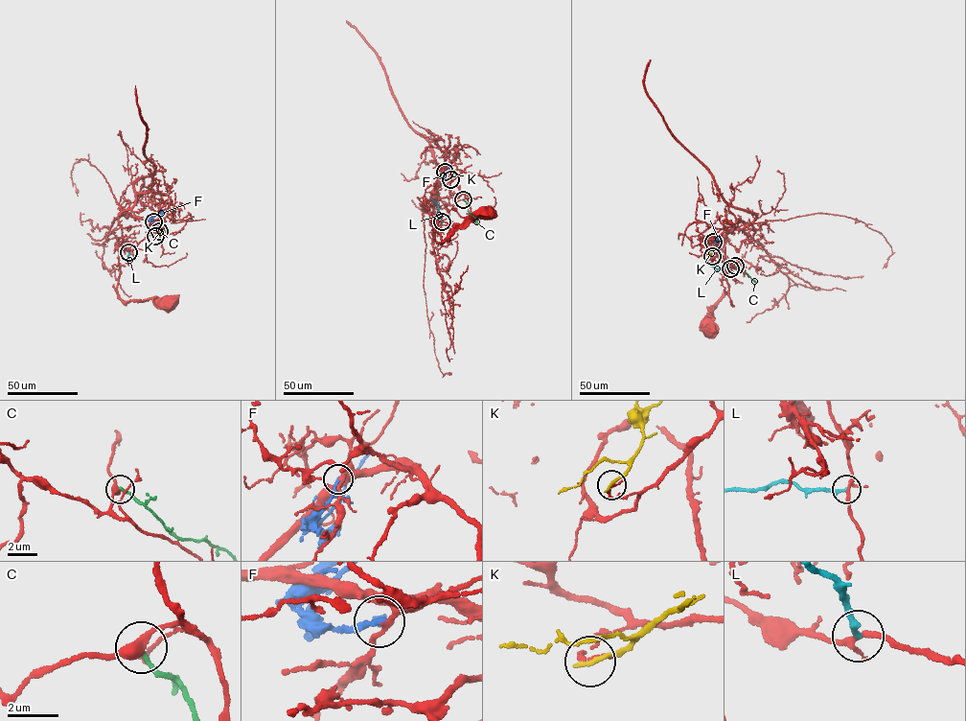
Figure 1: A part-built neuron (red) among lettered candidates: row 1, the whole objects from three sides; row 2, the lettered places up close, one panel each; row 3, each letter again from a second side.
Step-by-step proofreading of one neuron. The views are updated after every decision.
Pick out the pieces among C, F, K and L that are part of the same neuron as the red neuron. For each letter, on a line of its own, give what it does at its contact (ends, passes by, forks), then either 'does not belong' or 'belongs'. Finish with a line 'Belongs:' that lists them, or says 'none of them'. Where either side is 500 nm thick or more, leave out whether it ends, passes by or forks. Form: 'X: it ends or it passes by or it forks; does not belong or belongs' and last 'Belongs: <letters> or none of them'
C: it ends; does not belong
F: it ends; does not belong
K: it ends; does not belong
L: it ends; does not belong
Belongs: none of them

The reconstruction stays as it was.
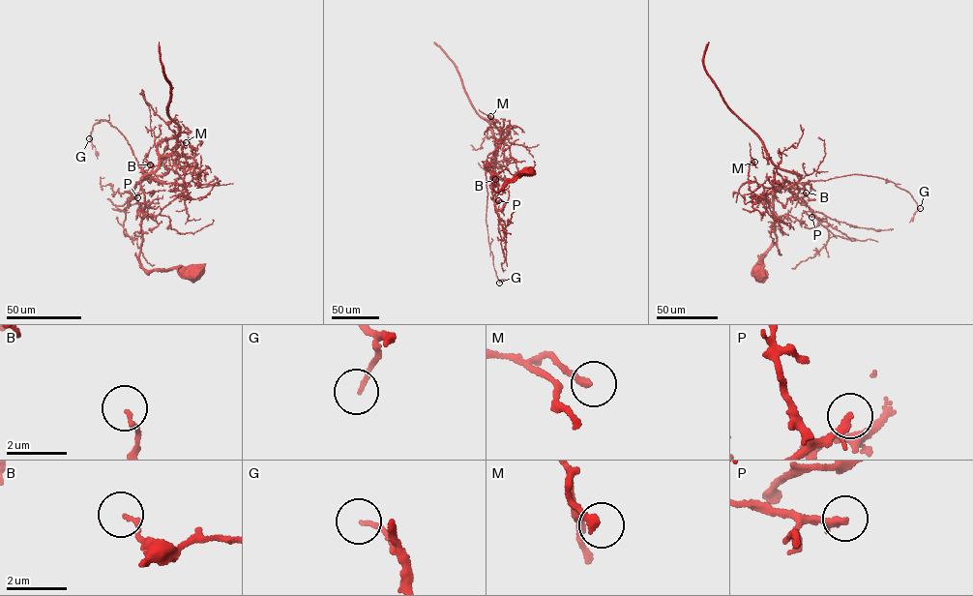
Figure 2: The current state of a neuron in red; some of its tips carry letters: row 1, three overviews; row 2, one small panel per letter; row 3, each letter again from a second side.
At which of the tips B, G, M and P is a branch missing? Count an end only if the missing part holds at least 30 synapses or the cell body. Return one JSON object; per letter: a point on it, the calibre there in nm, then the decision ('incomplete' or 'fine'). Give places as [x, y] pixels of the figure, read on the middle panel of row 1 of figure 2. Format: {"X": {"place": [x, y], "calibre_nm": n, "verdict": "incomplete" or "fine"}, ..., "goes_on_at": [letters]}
{"B": {"place": [495, 179], "calibre_nm": 140, "verdict": "fine"}, "G": {"place": [499, 283], "calibre_nm": 130, "verdict": "fine"}, "M": {"place": [490, 116], "calibre_nm": 260, "verdict": "fine"}, "P": {"place": [498, 200], "calibre_nm": 240, "verdict": "incomplete"}, "goes_on_at": ["P"]}

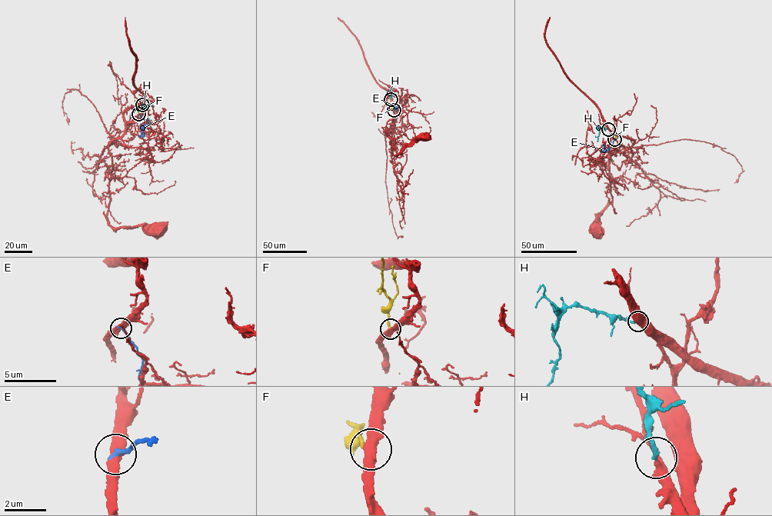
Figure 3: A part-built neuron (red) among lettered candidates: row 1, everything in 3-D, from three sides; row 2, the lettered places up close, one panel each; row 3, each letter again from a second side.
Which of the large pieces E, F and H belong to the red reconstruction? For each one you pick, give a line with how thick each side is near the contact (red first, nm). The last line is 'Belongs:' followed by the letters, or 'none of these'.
H: Thickness 280 nm (red) against 200 nm
Belongs: H

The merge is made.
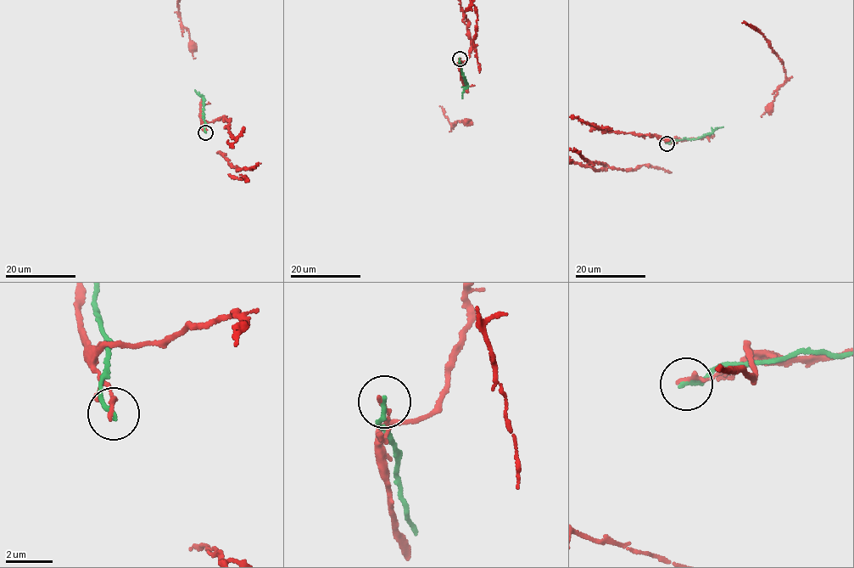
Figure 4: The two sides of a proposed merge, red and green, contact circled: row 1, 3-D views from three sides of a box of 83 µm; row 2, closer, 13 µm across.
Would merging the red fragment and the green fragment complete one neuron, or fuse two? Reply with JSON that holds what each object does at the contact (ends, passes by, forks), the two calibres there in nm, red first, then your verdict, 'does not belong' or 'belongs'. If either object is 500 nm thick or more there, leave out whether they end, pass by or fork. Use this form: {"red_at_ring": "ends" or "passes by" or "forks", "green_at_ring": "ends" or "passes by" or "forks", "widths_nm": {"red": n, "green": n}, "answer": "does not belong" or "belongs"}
{"red_at_ring": "ends", "green_at_ring": "ends", "widths_nm": {"red": 220, "green": 200}, "answer": "does not belong"}

